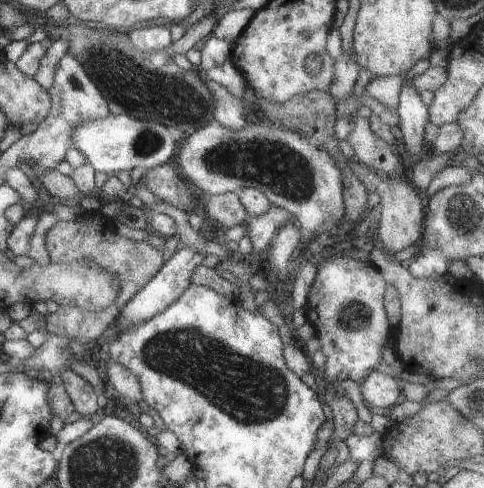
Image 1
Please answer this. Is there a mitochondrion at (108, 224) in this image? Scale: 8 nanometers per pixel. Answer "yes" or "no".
no

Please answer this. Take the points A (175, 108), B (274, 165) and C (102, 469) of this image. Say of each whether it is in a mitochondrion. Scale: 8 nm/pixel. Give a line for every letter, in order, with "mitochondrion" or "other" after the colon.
A: mitochondrion
B: mitochondrion
C: mitochondrion

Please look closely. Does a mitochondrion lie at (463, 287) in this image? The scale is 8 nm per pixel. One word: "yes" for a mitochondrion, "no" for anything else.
no

